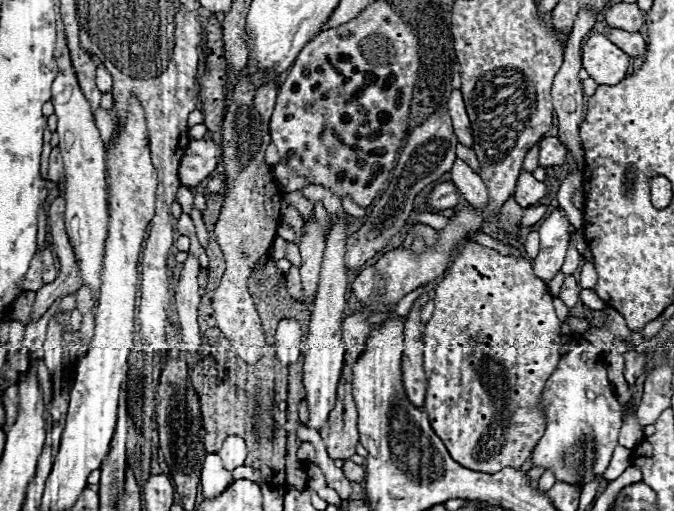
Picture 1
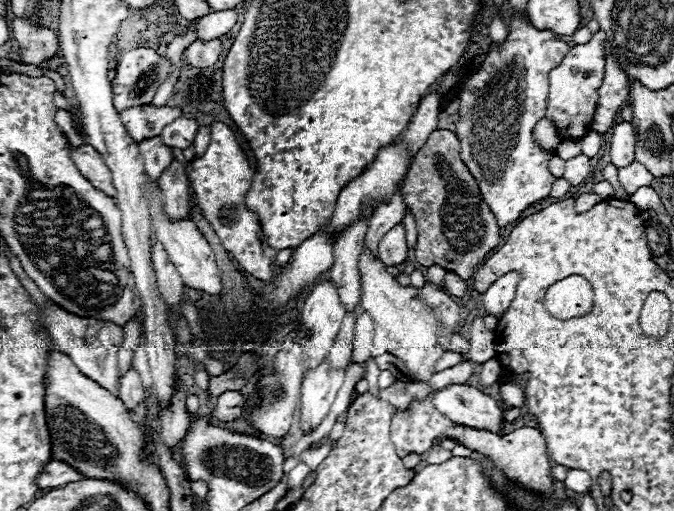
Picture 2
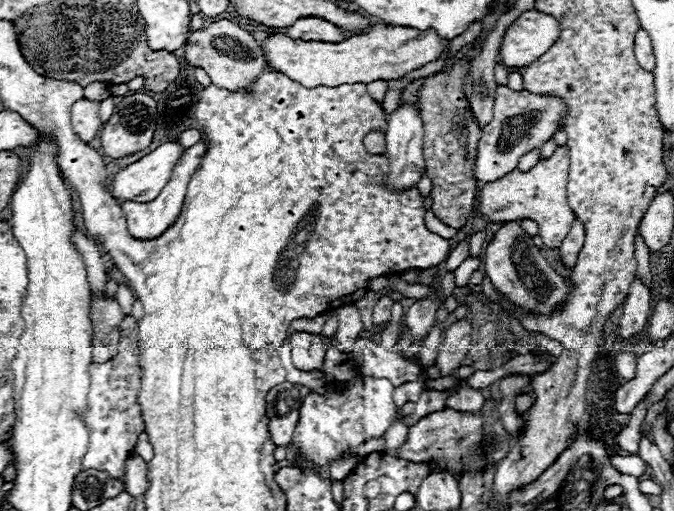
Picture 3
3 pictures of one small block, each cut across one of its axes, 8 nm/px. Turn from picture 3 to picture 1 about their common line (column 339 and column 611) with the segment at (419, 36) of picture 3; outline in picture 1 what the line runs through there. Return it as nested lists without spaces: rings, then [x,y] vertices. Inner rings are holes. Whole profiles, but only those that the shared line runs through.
[[[592,34],[582,44],[584,70],[598,84],[618,84],[630,68],[630,56],[614,46],[604,34]]]

